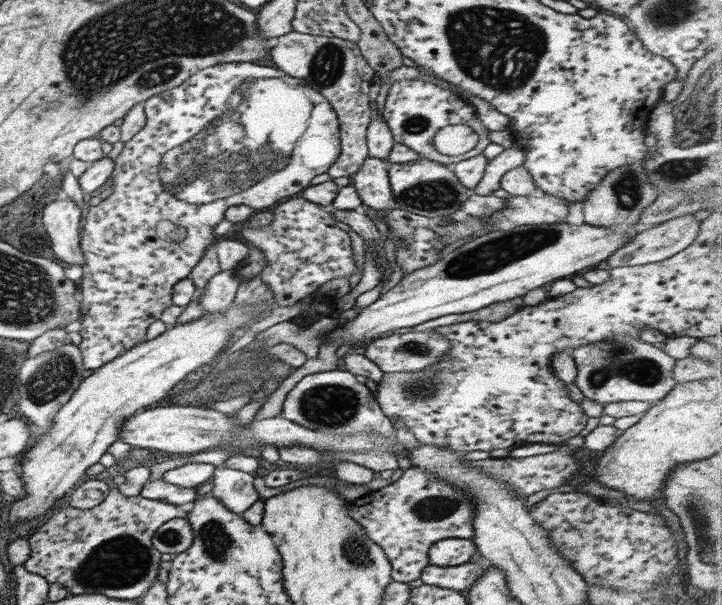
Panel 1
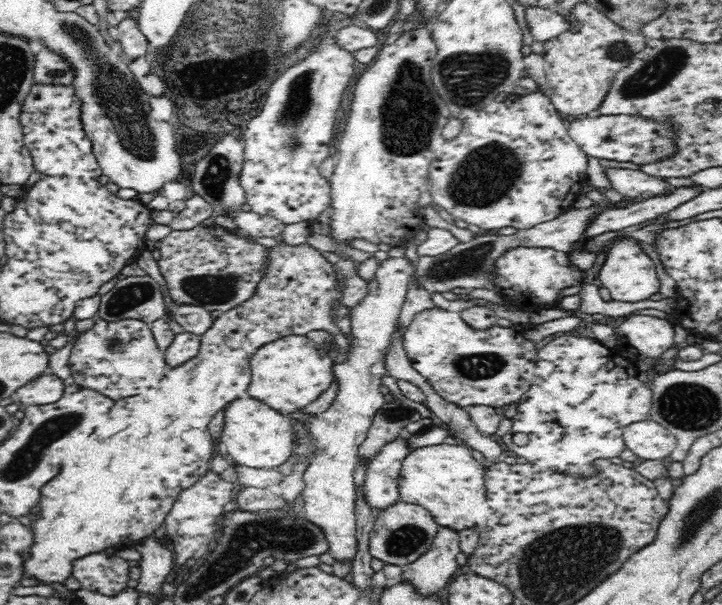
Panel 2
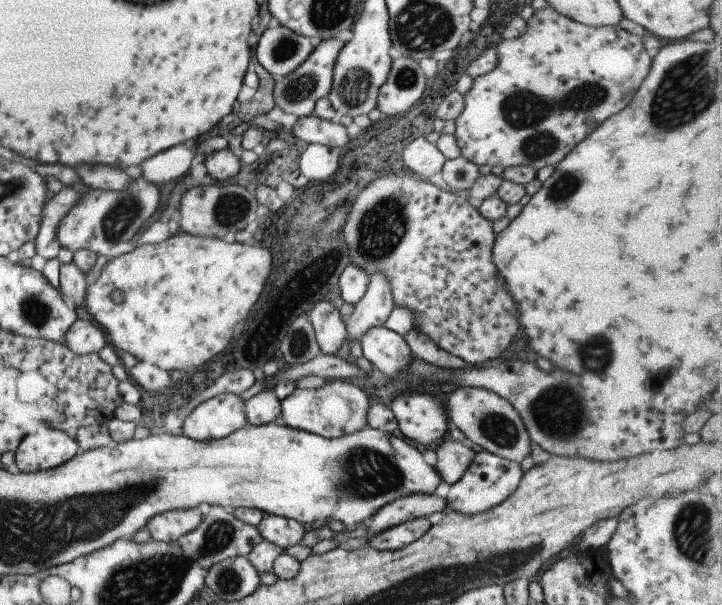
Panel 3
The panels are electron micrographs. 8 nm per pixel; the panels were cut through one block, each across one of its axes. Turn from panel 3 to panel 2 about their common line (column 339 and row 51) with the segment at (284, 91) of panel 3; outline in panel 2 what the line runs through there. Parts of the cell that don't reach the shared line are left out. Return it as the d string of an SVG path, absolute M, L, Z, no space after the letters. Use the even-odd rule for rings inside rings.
M42 48L35 56L33 84L38 86L71 86L73 72L71 66L51 50Z

